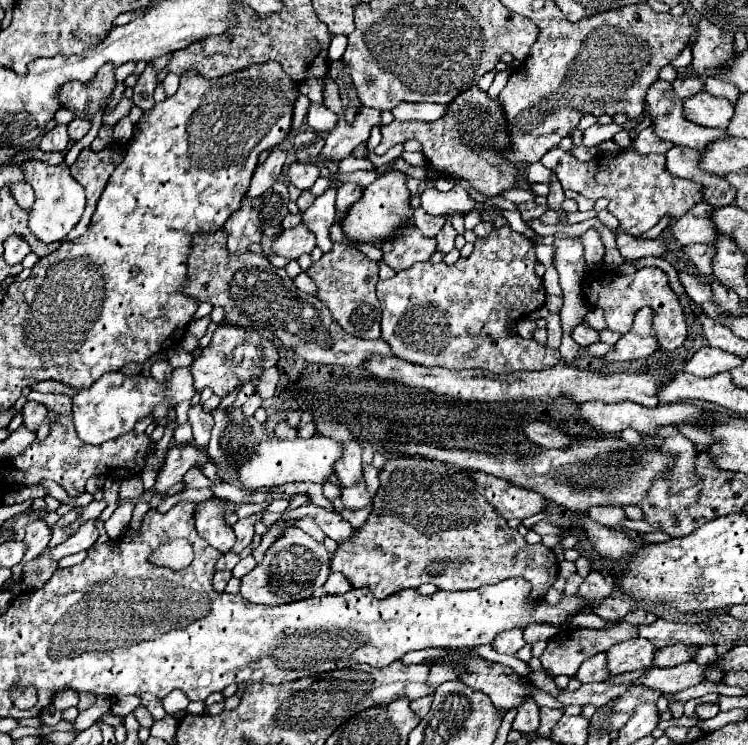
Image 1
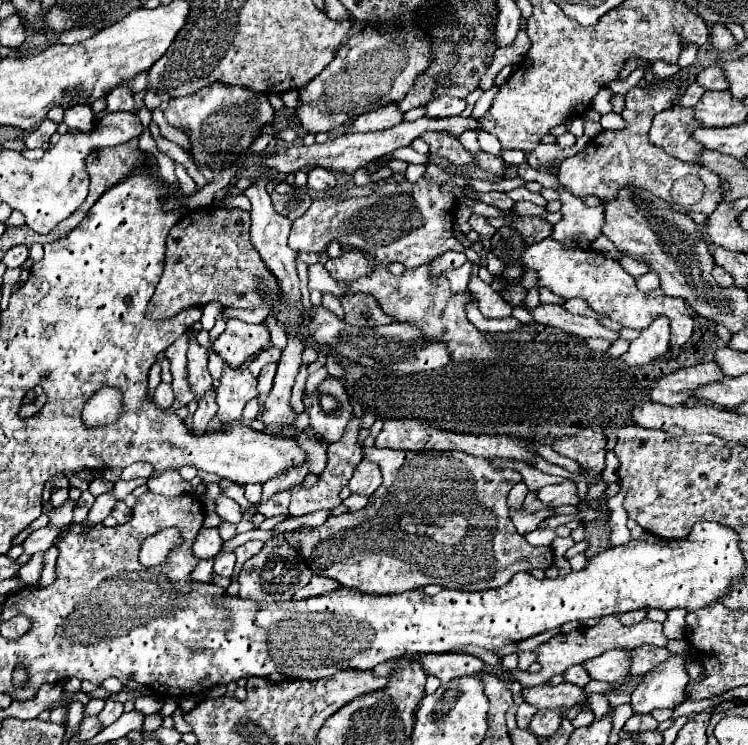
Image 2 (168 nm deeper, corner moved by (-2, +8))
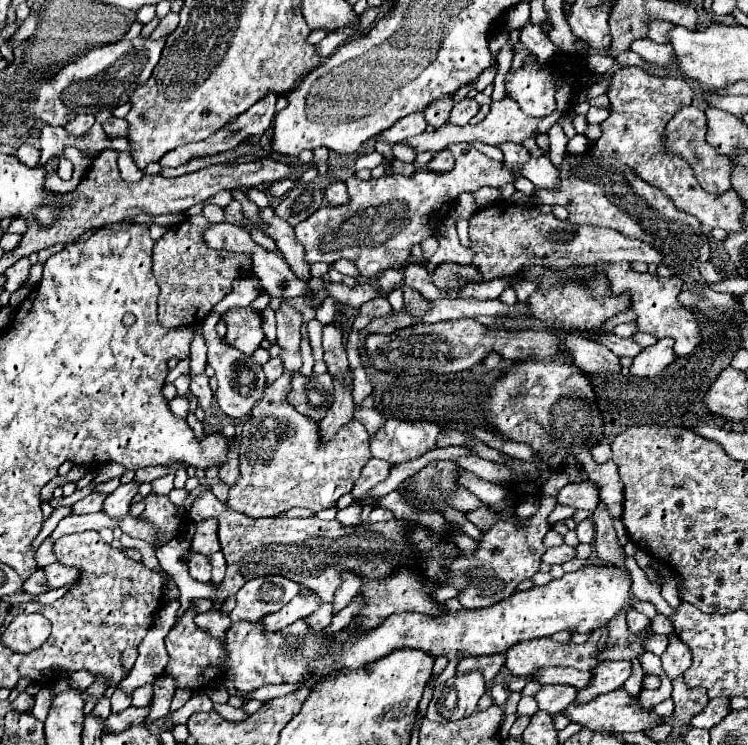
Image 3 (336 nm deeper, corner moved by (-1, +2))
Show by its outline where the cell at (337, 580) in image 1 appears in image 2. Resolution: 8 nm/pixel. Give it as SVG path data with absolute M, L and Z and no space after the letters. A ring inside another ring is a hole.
M313 576L311 582L307 586L303 586L301 590L295 592L295 600L303 600L303 598L311 598L311 596L321 596L321 594L327 594L327 592L333 592L337 590L339 584L335 584L335 580L331 578L325 578L325 576Z

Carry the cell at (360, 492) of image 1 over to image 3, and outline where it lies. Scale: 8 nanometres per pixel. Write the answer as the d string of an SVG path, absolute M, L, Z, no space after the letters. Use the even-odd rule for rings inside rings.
M370 458L368 464L362 468L362 474L360 478L356 480L354 488L352 488L352 496L354 498L360 498L364 496L372 486L376 486L378 482L386 480L388 474L390 474L390 468L392 464L386 462L386 460L380 460L380 458Z

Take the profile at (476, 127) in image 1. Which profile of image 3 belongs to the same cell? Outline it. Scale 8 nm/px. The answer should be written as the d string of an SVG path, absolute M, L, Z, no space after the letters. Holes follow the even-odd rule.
M442 150L442 152L428 164L428 168L430 168L432 172L450 172L450 170L454 168L454 158L452 158L450 150Z

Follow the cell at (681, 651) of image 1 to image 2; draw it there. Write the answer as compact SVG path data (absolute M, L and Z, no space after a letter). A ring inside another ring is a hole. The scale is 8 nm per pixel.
M643 646L633 650L633 664L631 664L631 674L647 674L655 664L669 660L673 652L667 648L655 648L655 646Z

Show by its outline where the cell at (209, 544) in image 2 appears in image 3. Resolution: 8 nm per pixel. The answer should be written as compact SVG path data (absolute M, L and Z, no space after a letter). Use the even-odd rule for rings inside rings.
M202 554L192 556L192 560L188 562L188 572L198 582L210 582L210 564Z

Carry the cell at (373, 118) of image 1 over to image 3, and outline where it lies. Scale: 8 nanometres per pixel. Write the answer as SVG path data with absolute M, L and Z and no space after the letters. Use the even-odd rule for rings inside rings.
M416 112L416 114L400 118L390 130L384 130L380 136L386 138L390 144L396 144L396 142L404 142L406 138L412 138L414 134L422 134L426 130L426 126L428 124L424 120L424 114Z

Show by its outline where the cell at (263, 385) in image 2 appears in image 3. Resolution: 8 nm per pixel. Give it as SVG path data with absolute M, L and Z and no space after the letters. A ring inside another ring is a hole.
M280 356L270 358L262 368L264 368L264 374L266 374L268 384L272 384L276 378L282 376L282 358L280 358Z

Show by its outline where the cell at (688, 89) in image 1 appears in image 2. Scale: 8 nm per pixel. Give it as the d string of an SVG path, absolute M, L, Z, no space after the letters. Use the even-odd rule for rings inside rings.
M709 66L705 70L699 72L699 76L695 78L697 84L701 84L707 90L727 90L727 82L723 78L723 72L715 66Z

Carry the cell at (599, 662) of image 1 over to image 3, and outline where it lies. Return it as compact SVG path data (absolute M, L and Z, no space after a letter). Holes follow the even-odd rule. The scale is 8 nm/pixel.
M542 686L534 698L540 710L554 716L562 712L576 698L576 692L578 690L574 690L572 686Z

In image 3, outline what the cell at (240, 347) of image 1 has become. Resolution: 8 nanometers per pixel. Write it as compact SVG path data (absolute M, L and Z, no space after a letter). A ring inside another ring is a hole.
M232 308L222 314L222 320L228 326L226 342L234 348L238 348L244 354L252 354L256 348L260 348L260 342L264 338L262 330L262 316L254 308Z

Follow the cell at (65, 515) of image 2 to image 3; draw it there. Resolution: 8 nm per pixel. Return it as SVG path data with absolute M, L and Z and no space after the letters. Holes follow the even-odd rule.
M92 492L90 496L86 496L84 500L76 502L72 508L74 508L74 514L88 514L88 512L100 512L104 508L104 500L106 500L106 494L100 494L100 492Z

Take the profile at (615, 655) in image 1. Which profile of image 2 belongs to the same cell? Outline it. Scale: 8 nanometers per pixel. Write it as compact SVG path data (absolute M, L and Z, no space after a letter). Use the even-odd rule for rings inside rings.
M623 648L623 652L603 652L595 660L587 660L585 668L593 680L617 682L629 676L631 668L631 650Z

